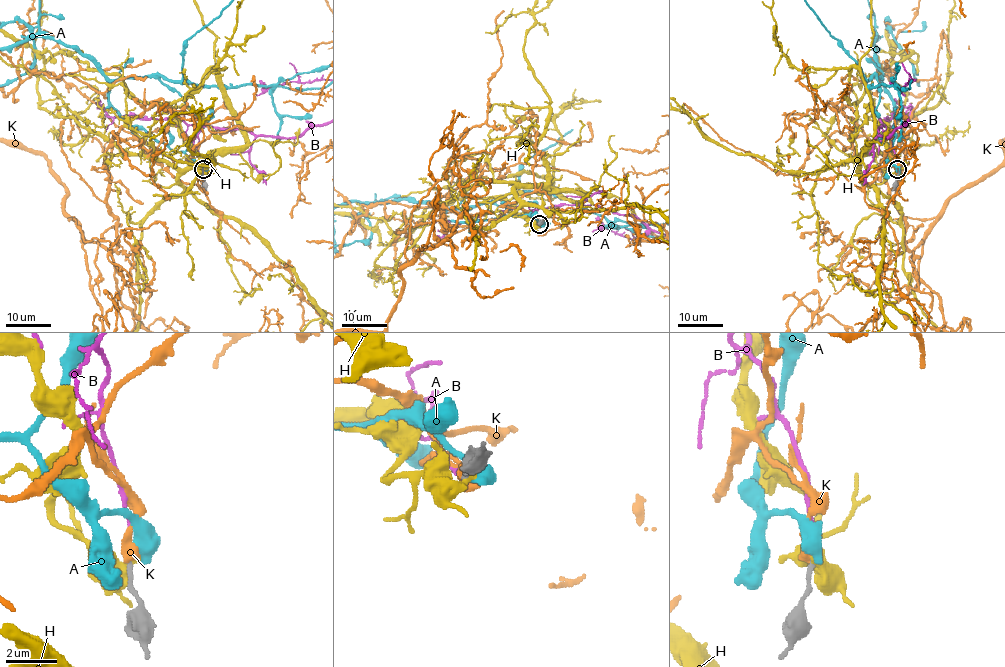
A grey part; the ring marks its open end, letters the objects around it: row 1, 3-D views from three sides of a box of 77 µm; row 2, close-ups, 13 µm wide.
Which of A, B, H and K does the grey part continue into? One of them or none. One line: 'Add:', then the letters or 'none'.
Add: B

